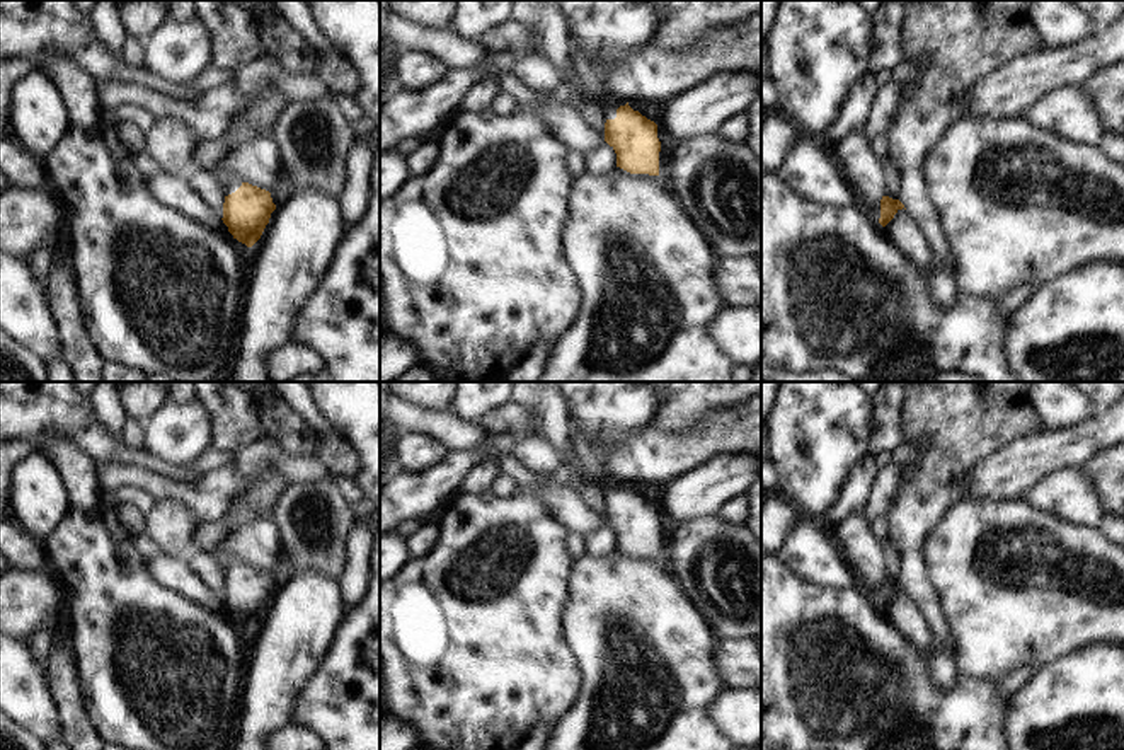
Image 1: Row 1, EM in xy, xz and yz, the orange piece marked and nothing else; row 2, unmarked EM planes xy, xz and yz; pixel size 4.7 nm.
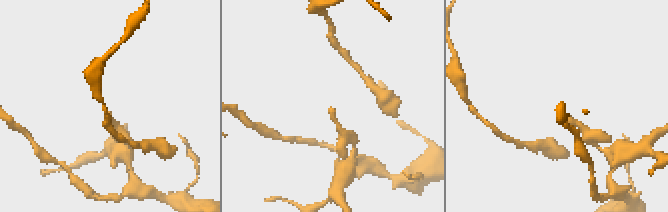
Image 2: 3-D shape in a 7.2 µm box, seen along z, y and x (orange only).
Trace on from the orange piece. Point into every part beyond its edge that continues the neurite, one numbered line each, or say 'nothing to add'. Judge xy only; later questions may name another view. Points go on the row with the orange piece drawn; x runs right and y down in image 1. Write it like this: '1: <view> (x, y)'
1: xy (230, 186)

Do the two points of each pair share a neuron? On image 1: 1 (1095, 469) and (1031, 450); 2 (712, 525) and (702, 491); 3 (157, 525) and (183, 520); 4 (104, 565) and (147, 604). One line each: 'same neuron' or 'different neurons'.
1: different neurons
2: different neurons
3: same neuron
4: same neuron

